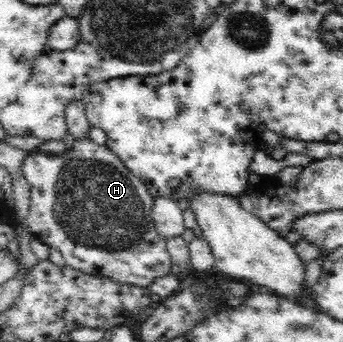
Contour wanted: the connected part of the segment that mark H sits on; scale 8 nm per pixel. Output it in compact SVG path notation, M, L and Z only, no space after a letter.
M90 139L70 141L62 155L40 153L26 157L22 171L32 186L27 217L30 229L36 239L55 249L68 267L91 276L107 277L140 287L170 271L173 263L167 252L167 241L160 239L150 216L155 197L106 145L98 145Z

